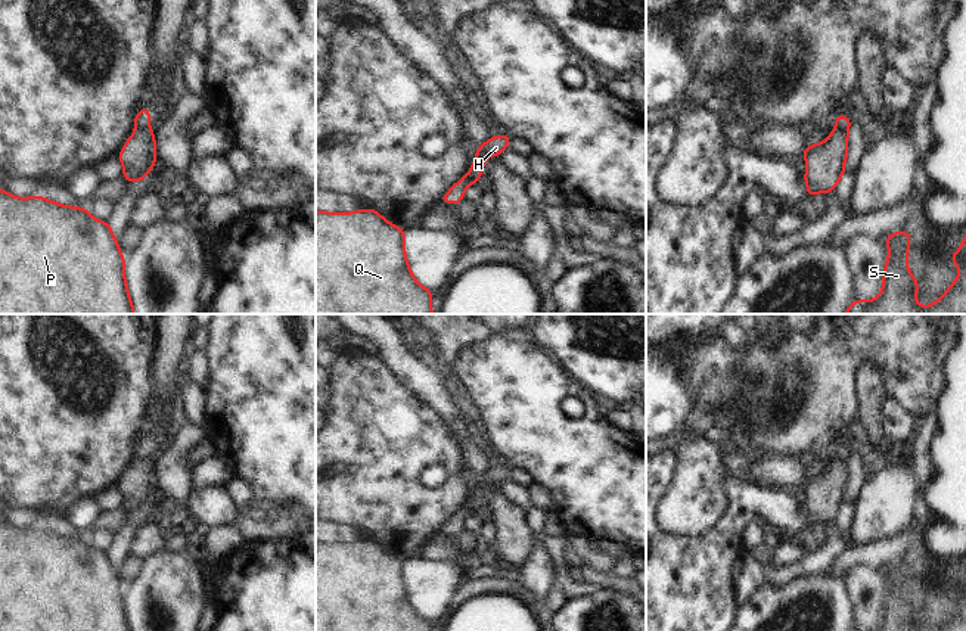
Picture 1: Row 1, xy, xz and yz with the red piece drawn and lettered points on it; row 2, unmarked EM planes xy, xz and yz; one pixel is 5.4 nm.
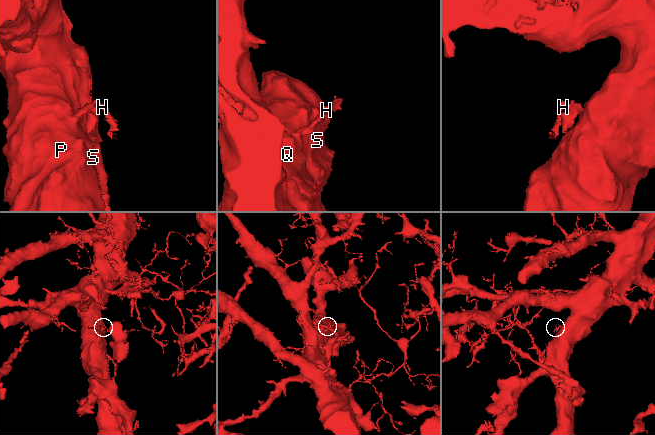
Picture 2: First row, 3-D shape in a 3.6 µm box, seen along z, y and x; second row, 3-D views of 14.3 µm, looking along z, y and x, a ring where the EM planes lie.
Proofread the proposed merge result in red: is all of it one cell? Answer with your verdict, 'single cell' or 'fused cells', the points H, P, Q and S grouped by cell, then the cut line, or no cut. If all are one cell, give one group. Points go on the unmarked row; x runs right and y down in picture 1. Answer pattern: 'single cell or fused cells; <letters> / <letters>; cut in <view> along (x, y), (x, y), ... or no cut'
fused cells; H / P Q S; cut in xy along (148, 456), (136, 459)

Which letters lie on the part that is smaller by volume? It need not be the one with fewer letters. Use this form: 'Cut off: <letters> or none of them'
Cut off: H

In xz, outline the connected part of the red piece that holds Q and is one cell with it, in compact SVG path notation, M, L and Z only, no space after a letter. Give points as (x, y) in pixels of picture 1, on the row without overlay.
M375 540L355 543L316 541L316 631L432 631L434 622L419 615L406 588L406 560Z

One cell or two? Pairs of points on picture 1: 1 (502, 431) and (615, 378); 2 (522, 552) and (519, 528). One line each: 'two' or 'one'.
1: two
2: one

